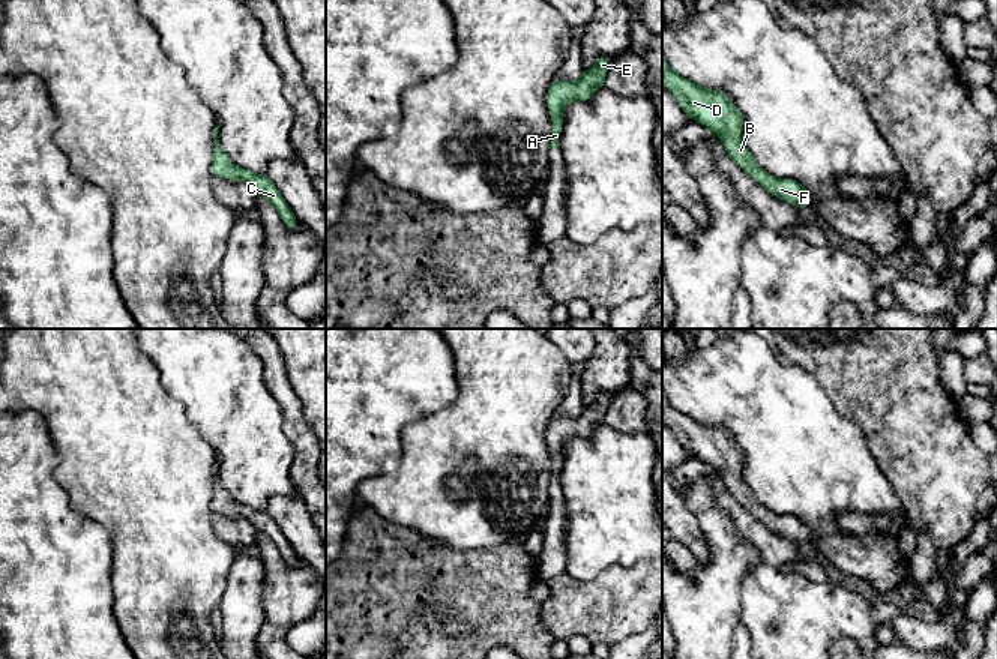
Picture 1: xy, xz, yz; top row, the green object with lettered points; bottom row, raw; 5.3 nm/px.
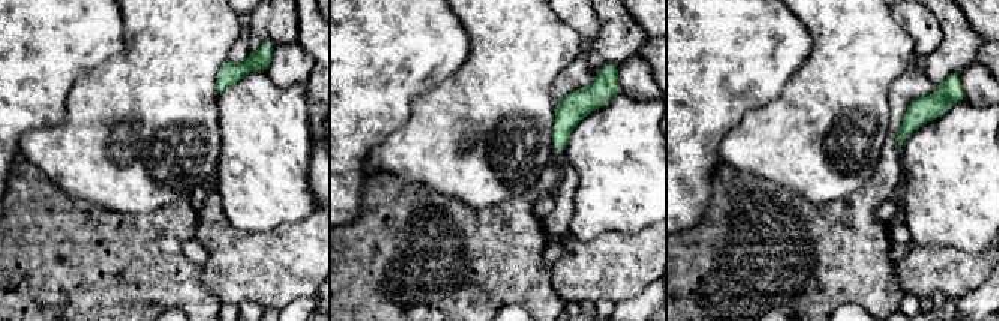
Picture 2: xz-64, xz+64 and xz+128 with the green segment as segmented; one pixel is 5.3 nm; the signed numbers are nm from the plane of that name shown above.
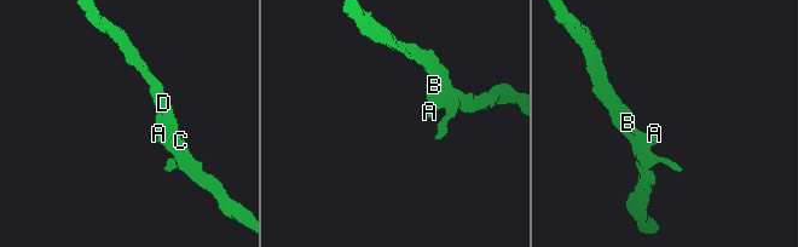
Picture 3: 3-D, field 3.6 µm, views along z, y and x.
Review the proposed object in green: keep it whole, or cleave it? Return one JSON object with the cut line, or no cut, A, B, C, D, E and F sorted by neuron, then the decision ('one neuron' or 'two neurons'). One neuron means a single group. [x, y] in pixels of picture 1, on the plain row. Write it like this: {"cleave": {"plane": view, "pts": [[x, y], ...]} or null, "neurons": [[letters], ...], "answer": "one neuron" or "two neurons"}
{"cleave": null, "neurons": [["A", "B", "C", "D", "E", "F"]], "answer": "one neuron"}

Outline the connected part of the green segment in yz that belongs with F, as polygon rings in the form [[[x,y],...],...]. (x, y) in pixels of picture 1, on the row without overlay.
[[[662,393],[662,419],[683,449],[721,474],[727,491],[770,531],[797,545],[812,540],[809,525],[794,515],[779,515],[763,506],[742,474],[745,453],[722,426],[697,422],[676,410]]]

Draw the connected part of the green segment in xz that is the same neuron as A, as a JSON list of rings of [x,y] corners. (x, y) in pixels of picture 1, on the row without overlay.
[[[599,392],[590,405],[584,405],[578,417],[551,417],[547,426],[547,440],[553,456],[550,485],[560,485],[565,444],[572,438],[590,437],[598,425],[604,425],[610,401],[610,393]]]

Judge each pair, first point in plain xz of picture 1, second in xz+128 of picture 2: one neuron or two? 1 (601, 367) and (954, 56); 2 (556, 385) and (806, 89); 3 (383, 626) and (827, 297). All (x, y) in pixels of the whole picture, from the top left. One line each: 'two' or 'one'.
1: one
2: one
3: one

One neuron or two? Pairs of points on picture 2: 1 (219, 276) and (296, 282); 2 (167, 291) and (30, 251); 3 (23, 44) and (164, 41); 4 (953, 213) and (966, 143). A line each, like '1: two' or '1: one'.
1: one
2: one
3: two
4: one

